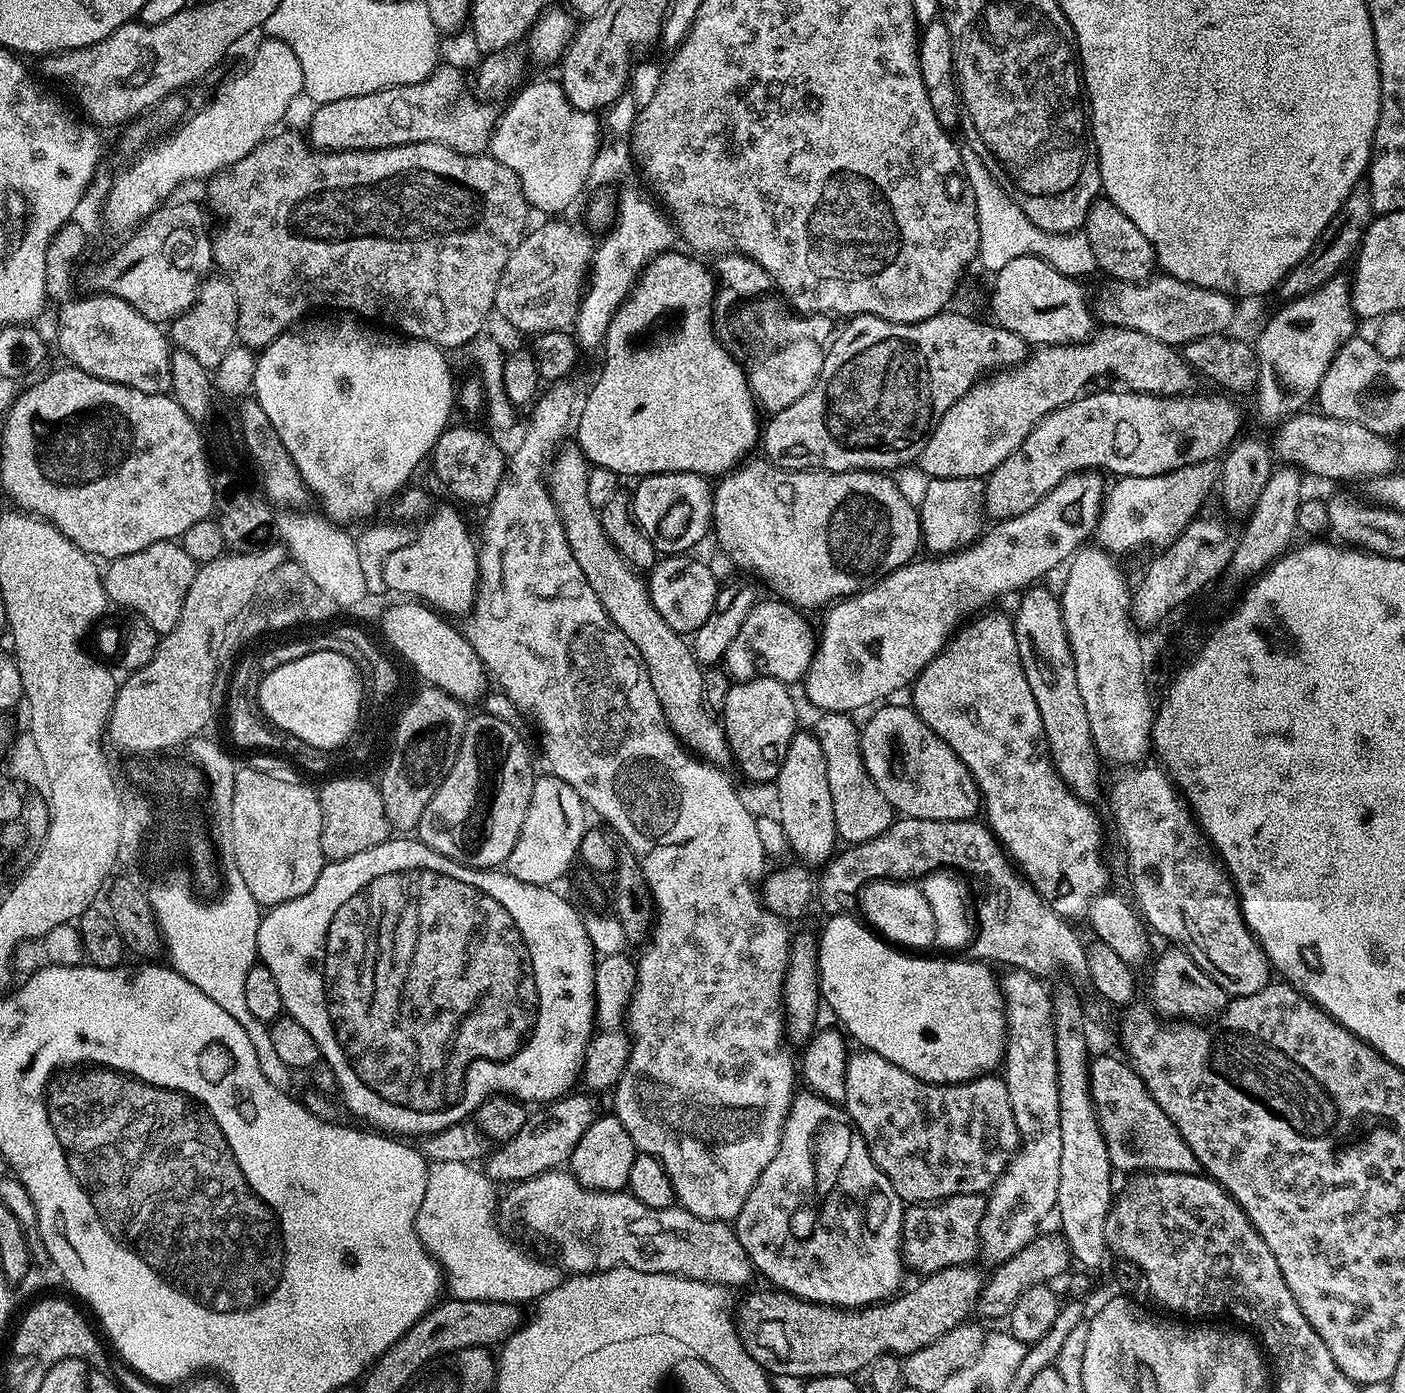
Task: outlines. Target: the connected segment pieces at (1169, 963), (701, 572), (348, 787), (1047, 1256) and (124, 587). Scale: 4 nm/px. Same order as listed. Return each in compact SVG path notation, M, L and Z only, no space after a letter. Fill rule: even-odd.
M1168 946L1157 960L1152 972L1151 1000L1157 1013L1168 1018L1212 1018L1224 1011L1229 999L1228 993L1214 982L1212 973L1201 967L1191 951L1180 946Z
M668 554L651 569L646 583L648 593L654 602L654 610L666 618L666 626L681 634L695 633L696 629L710 618L714 610L718 581L710 574L703 559L695 560L692 554ZM652 576L652 577L651 577Z
M345 776L332 780L318 792L320 806L322 808L322 854L325 861L350 858L354 854L362 854L374 846L378 846L383 840L388 839L384 835L383 812L380 811L379 797L367 784L349 781Z
M1038 1234L1029 1244L1022 1246L1022 1250L1018 1250L1018 1254L1014 1254L1006 1263L999 1265L993 1271L996 1273L992 1277L989 1275L985 1279L984 1287L980 1289L980 1296L976 1299L975 1315L977 1317L980 1315L981 1321L1003 1321L1012 1313L1012 1307L1025 1290L1036 1284L1048 1284L1050 1280L1067 1273L1069 1268L1070 1253L1064 1237L1060 1234L1055 1234L1055 1236Z
M174 540L154 542L154 546L146 546L146 550L111 561L102 572L104 589L115 607L117 604L120 608L129 608L136 612L132 614L163 634L178 626L182 602L186 602L186 590L190 590L190 582L194 582L197 567L196 561L186 554L183 543Z

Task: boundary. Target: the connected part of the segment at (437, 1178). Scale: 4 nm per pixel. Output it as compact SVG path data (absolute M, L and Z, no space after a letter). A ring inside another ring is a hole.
M431 1161L428 1165L426 1178L426 1194L422 1194L422 1206L418 1206L416 1215L416 1233L422 1246L440 1265L445 1277L446 1288L451 1299L454 1300L489 1300L503 1304L527 1305L526 1302L535 1302L541 1296L550 1294L566 1278L555 1263L543 1264L540 1260L531 1260L524 1252L519 1252L510 1241L504 1240L500 1228L496 1225L498 1216L498 1192L492 1179L484 1170L472 1164L462 1162Z

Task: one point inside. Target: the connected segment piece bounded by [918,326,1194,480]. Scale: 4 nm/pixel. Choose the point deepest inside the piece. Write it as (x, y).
(982, 429)

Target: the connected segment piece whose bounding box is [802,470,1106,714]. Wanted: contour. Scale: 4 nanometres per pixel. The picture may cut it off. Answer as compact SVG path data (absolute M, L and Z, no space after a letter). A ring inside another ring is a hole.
M1096 470L1075 472L1058 482L1058 486L1054 486L1054 490L1046 494L1046 498L1026 510L1026 514L1009 516L1007 520L993 523L976 543L969 544L967 548L939 558L928 558L932 560L915 559L910 564L903 564L889 576L883 576L878 583L863 588L861 592L835 601L823 613L825 616L820 628L818 624L818 643L812 653L807 676L802 681L809 702L814 707L821 708L821 713L824 714L855 714L867 704L875 705L895 697L892 695L899 688L907 689L920 675L920 671L943 650L966 618L987 609L991 605L988 603L995 596L1004 596L1007 592L1019 593L1043 581L1040 579L1047 572L1054 571L1060 563L1063 565L1071 561L1087 541L1084 539L1095 528L1097 531L1101 523L1102 505L1106 500L1106 484L1104 488L1103 479L1105 477Z

